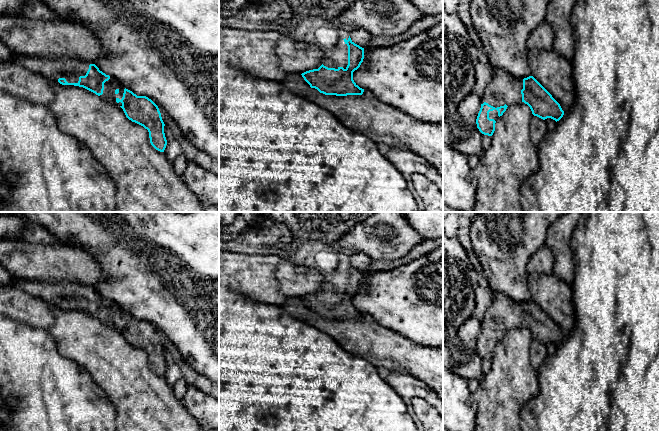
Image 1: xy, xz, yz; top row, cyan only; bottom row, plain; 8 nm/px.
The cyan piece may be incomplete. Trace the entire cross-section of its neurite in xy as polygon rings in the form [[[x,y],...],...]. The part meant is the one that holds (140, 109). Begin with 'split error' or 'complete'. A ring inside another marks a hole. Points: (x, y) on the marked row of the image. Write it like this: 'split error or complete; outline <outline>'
split error; outline [[[17,53],[9,62],[22,64],[62,85],[83,87],[105,101],[120,106],[129,120],[148,130],[151,145],[164,152],[167,145],[165,124],[158,106],[148,97],[137,96],[124,88],[118,80],[100,71],[95,64],[68,57],[47,59]]]

